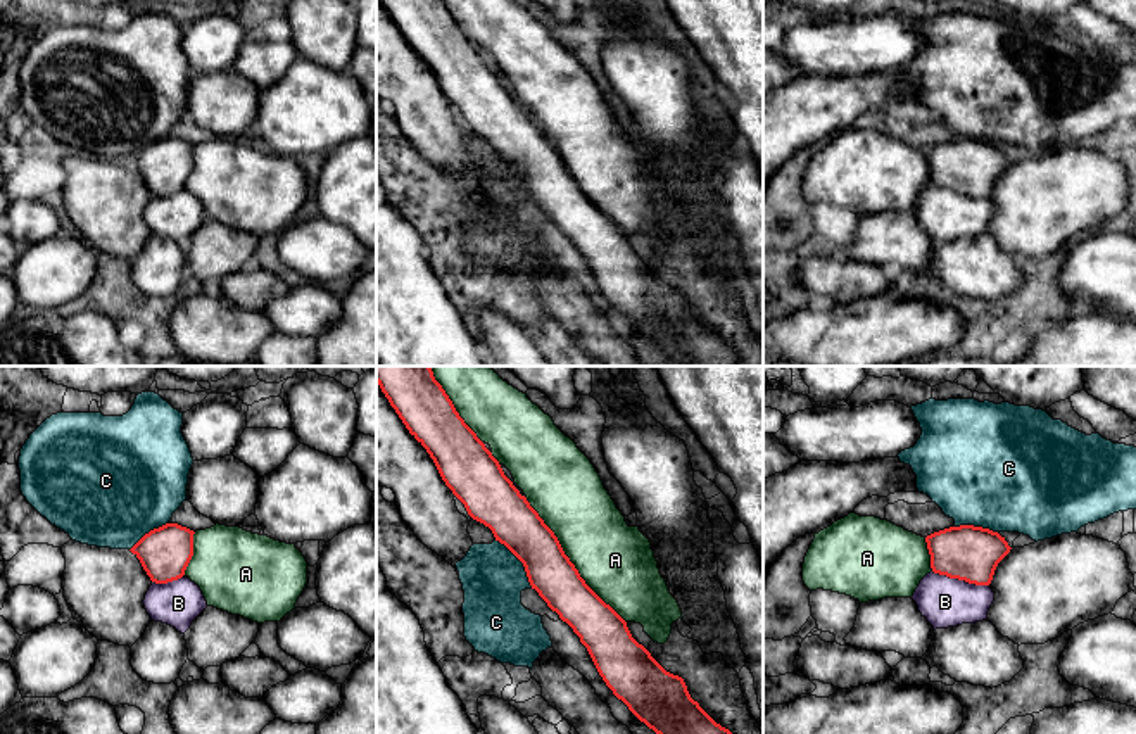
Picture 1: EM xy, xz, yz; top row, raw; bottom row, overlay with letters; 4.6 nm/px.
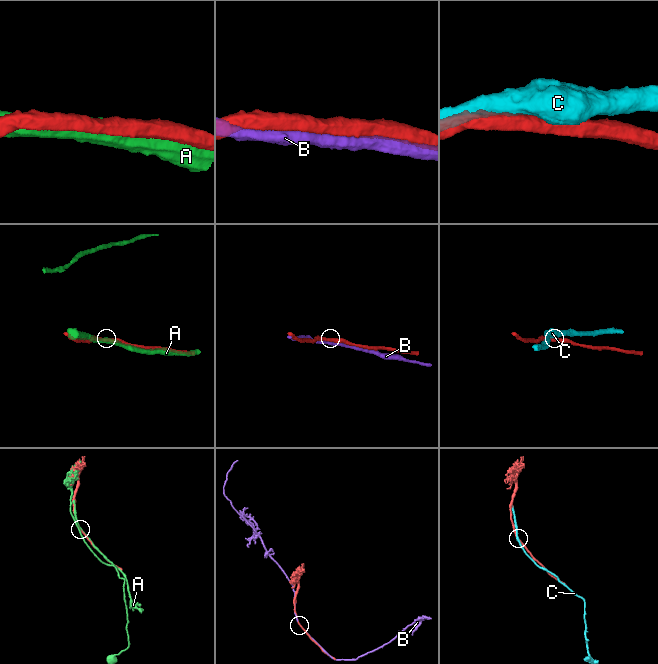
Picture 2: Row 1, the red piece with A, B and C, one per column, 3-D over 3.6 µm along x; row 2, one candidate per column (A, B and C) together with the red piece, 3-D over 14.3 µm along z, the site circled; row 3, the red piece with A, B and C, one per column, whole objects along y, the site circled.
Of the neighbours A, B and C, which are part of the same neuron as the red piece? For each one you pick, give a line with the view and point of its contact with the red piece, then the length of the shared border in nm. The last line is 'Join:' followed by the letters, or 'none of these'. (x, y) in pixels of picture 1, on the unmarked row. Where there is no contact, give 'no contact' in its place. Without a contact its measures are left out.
C: meets red in xz at (520, 173); contact 280 nm long
Join: C

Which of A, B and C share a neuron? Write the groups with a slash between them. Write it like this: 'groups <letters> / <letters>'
groups A / B / C

